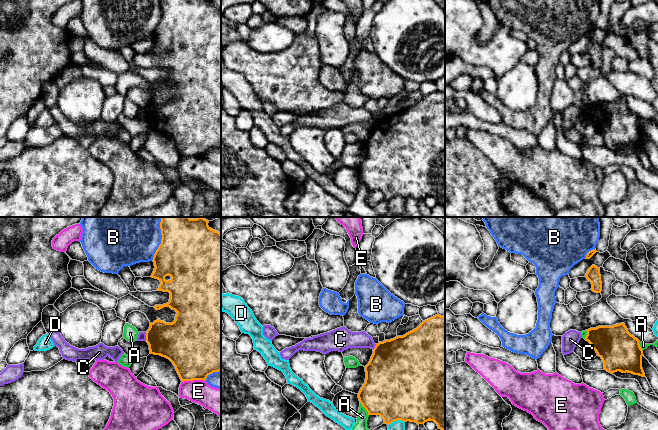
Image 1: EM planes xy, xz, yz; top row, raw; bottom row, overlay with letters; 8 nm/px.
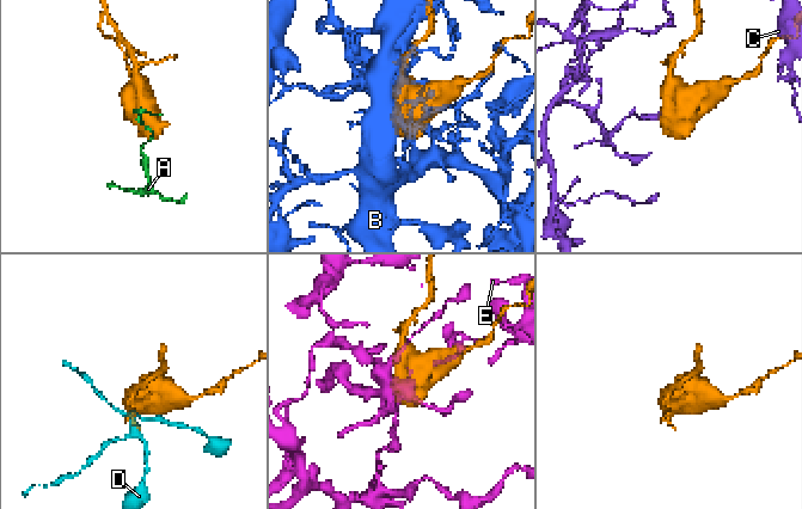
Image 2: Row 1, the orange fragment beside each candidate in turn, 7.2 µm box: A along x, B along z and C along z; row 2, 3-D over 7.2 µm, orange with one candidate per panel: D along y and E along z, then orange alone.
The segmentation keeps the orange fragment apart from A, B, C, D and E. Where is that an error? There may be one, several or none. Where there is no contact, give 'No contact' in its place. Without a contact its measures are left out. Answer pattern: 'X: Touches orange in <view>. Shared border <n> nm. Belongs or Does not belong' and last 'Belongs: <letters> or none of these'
A: Touches orange in xz. Shared border 130 nm. Does not belong
B: Touches orange in xy. Shared border 300 nm. Does not belong
C: Touches orange in xy. Shared border 70 nm. Does not belong
D: Touches orange in xz. Shared border 140 nm. Does not belong
E: Touches orange in xy. Shared border 180 nm. Does not belong
Belongs: none of these

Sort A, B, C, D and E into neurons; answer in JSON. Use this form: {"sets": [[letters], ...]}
{"sets": [["A"], ["B"], ["C"], ["D"], ["E"]]}

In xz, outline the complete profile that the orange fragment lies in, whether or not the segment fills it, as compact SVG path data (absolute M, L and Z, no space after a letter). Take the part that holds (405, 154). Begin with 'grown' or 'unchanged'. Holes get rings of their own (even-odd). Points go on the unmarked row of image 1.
unchanged | M439 90L423 97L416 105L406 109L403 112L397 112L390 116L385 116L376 120L369 139L365 142L366 155L361 163L358 174L362 182L368 188L368 191L380 191L384 199L389 201L394 197L415 198L418 201L427 197L434 197L438 204L445 208L445 92Z

